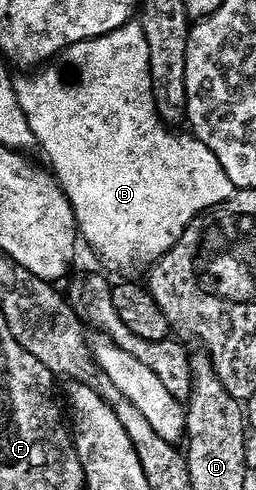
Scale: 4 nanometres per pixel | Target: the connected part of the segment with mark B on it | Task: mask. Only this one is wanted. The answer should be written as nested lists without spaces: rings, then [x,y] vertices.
[[[130,19],[122,23],[121,28],[113,29],[106,36],[103,37],[92,37],[86,41],[80,41],[78,45],[69,46],[67,52],[64,54],[63,60],[65,60],[65,66],[62,69],[45,69],[49,67],[41,67],[36,70],[37,77],[25,77],[16,86],[17,90],[17,100],[21,102],[21,106],[29,114],[29,122],[31,123],[31,131],[37,135],[37,145],[40,148],[45,148],[45,157],[50,161],[48,164],[51,166],[51,172],[58,181],[61,182],[61,189],[67,196],[69,196],[69,202],[73,208],[73,214],[77,220],[77,232],[79,234],[80,240],[85,241],[87,244],[93,248],[93,253],[97,257],[102,257],[109,265],[114,265],[117,269],[125,269],[128,265],[142,265],[142,267],[148,266],[150,263],[157,260],[158,257],[162,257],[164,253],[167,252],[172,245],[179,239],[179,235],[183,235],[183,231],[187,226],[189,226],[195,218],[204,213],[206,209],[212,209],[213,206],[223,203],[230,197],[230,195],[235,191],[235,186],[231,183],[231,179],[227,179],[227,171],[223,171],[223,167],[219,167],[219,159],[216,155],[208,149],[203,142],[197,140],[196,137],[190,135],[188,132],[177,133],[181,131],[174,131],[170,126],[166,125],[165,122],[159,119],[157,114],[157,108],[155,107],[155,99],[153,98],[153,92],[151,91],[151,71],[149,70],[149,64],[147,63],[147,39],[141,36],[141,22],[137,19]]]

